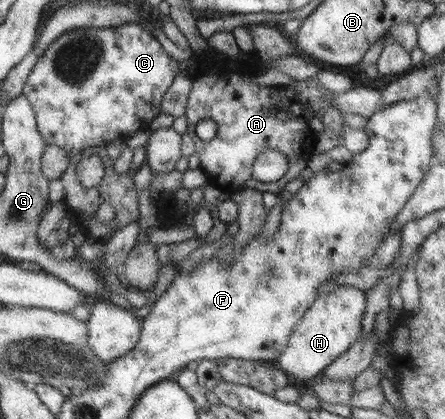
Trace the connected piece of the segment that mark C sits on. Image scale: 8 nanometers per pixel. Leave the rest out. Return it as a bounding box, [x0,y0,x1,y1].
[22,23,179,154]

